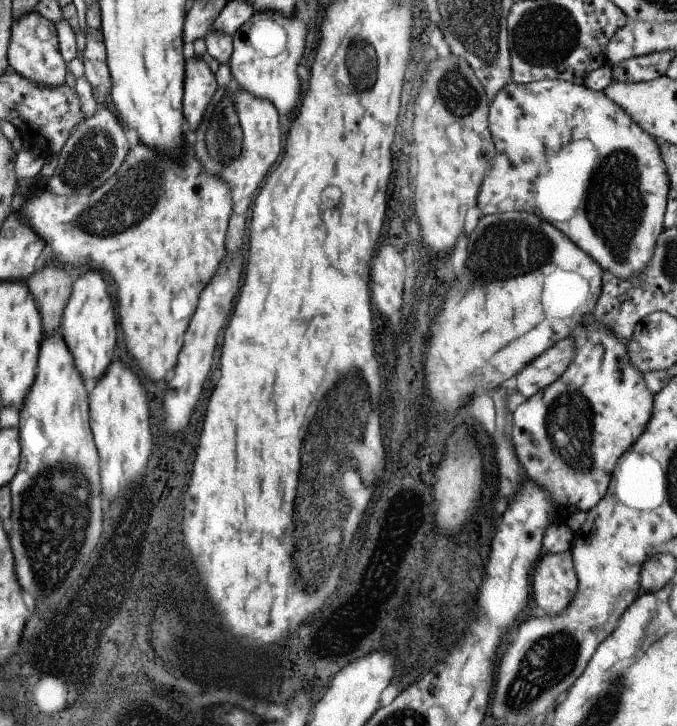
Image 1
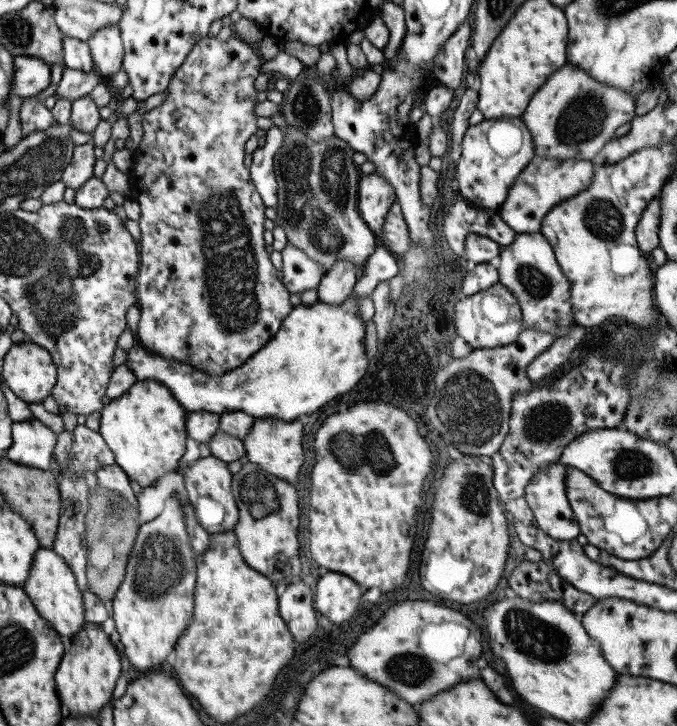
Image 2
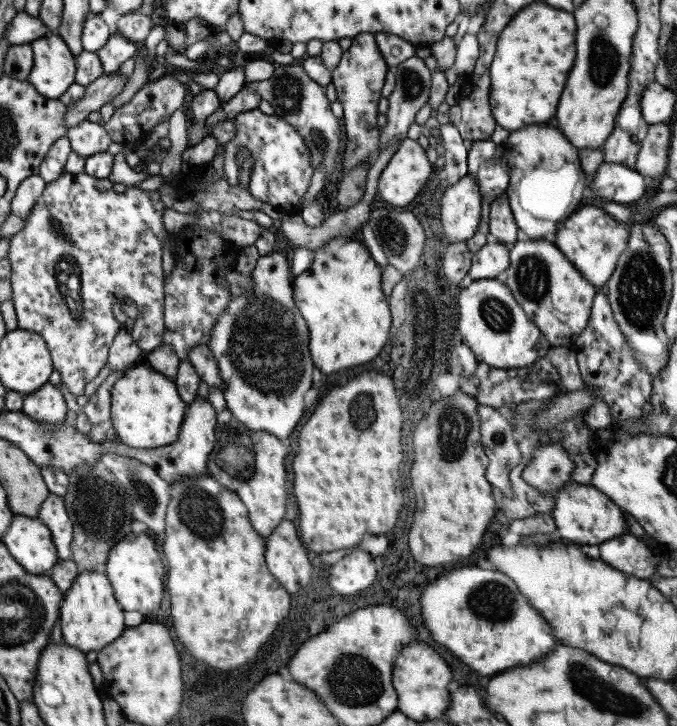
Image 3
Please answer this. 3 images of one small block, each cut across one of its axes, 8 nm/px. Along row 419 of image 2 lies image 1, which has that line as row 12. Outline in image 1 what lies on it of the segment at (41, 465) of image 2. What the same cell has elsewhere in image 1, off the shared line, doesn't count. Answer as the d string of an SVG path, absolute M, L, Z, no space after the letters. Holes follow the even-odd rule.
M35 10L22 14L11 22L6 52L7 64L11 66L14 72L25 76L27 80L31 80L35 84L41 84L41 86L64 84L68 69L59 54L57 43L57 34L55 34L53 22L42 17Z

